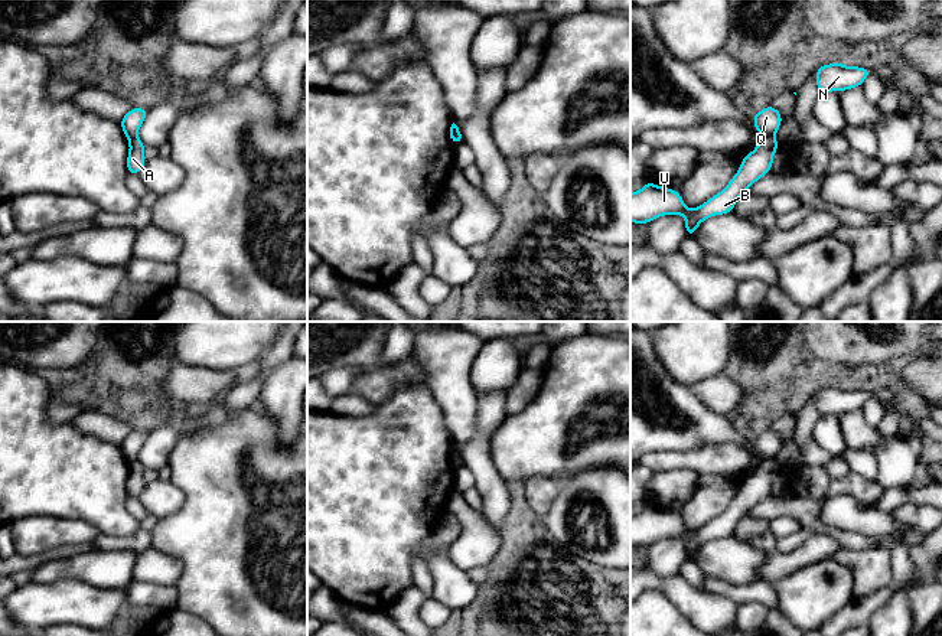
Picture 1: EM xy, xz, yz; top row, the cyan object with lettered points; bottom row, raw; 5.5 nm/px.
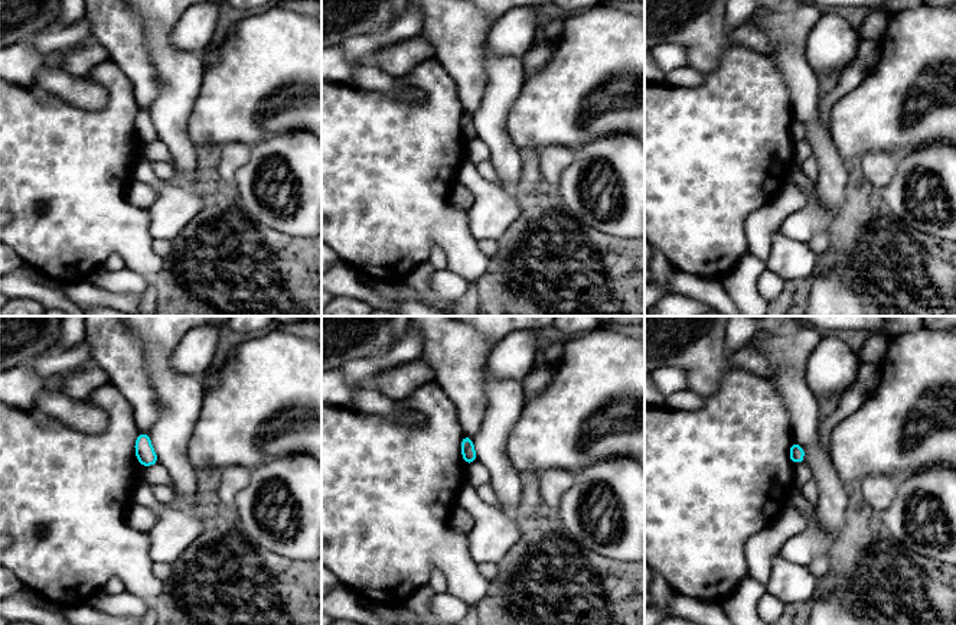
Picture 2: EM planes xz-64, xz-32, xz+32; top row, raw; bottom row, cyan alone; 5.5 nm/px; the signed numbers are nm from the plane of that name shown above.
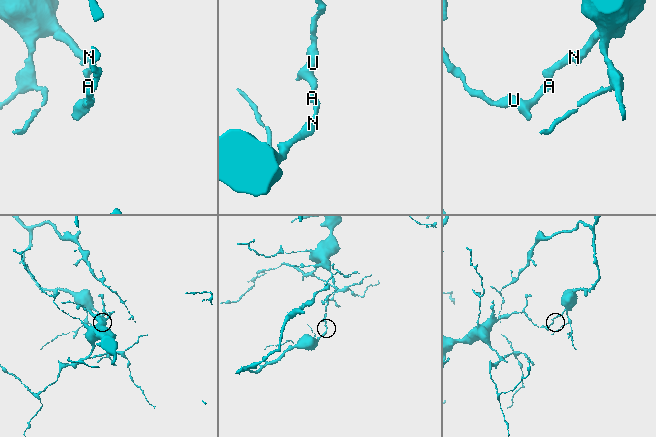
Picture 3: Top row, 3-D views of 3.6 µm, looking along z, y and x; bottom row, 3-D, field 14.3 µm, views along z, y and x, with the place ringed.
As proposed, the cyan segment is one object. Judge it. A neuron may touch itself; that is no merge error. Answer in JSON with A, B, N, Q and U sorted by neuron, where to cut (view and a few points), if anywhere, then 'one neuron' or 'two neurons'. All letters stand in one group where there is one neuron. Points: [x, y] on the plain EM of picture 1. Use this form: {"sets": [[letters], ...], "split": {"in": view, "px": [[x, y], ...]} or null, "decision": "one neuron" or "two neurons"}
{"sets": [["A", "B", "U"], ["N", "Q"]], "split": {"in": "yz", "px": [[763, 459], [773, 460]]}, "decision": "two neurons"}

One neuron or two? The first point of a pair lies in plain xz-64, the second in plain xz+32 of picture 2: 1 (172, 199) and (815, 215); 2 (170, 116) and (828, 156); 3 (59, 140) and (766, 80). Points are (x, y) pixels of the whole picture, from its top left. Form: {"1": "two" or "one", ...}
{"1": "one", "2": "one", "3": "one"}

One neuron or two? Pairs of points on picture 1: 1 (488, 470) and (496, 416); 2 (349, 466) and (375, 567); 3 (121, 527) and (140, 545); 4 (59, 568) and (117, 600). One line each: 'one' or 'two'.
1: one
2: one
3: two
4: two

